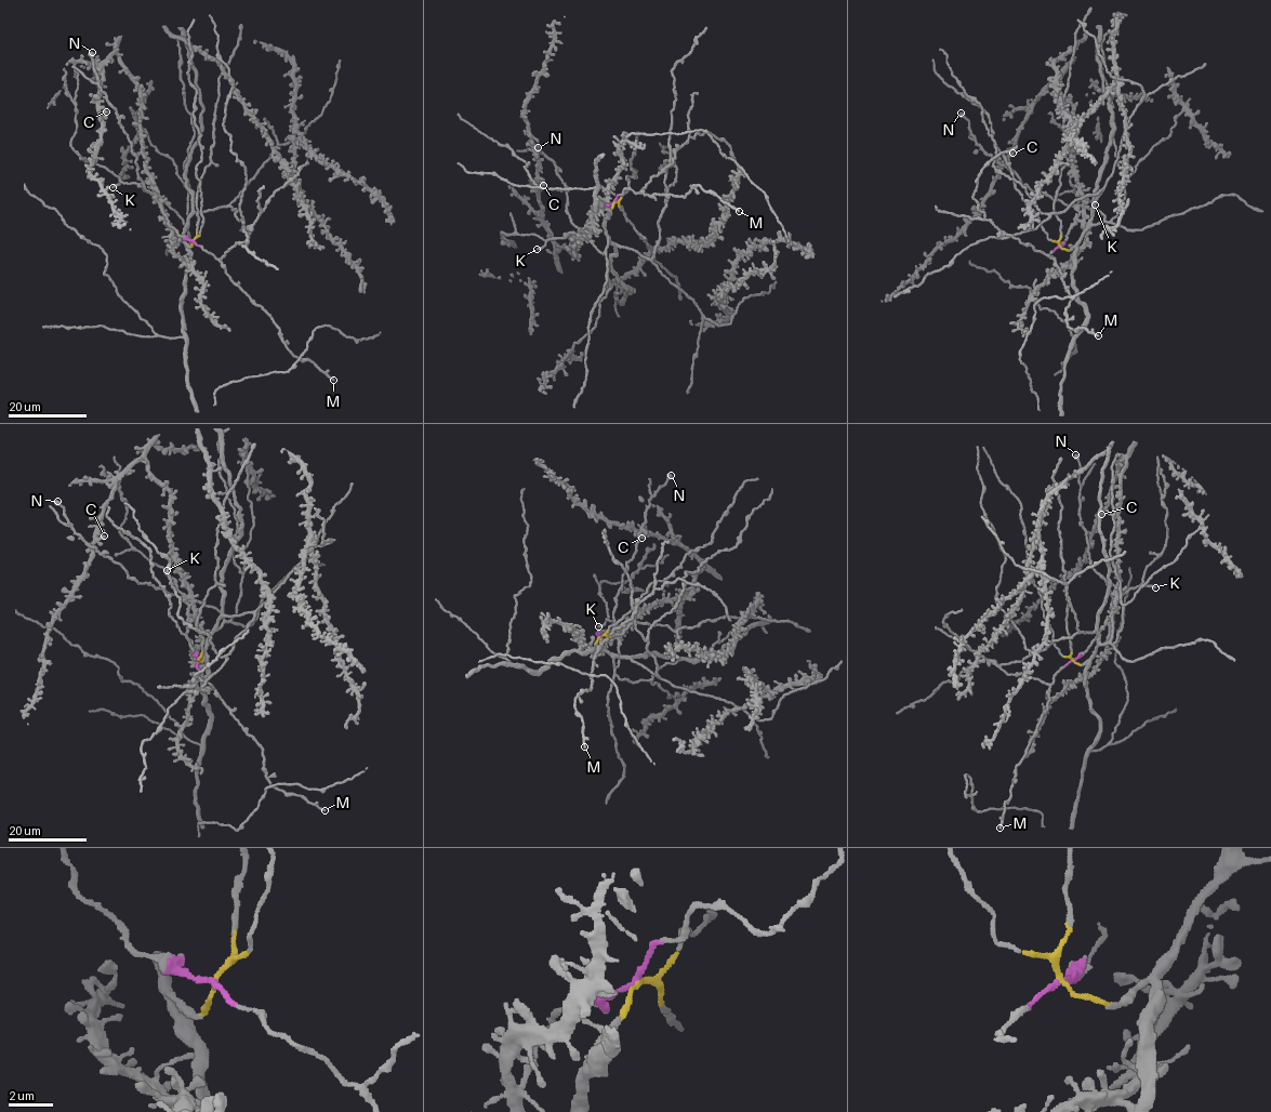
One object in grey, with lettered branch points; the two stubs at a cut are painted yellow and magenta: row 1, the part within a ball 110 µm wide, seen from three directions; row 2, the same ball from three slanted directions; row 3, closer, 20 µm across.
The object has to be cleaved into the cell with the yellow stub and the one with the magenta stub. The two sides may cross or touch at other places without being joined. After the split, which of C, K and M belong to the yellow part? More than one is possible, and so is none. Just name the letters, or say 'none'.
C

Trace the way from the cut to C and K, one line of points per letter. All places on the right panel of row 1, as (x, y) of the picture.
C: (1059, 246), (1074, 247), (1104, 215), (1084, 206), (1072, 103), (1058, 80), (1034, 104), (1013, 153)
K: (1059, 246), (1080, 214), (1078, 200), (1090, 201), (1095, 206)

